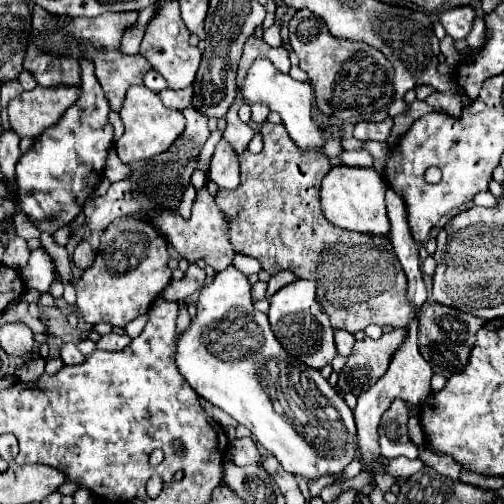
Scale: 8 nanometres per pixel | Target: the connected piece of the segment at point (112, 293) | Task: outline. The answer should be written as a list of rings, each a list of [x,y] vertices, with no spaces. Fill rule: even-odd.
[[[124,218],[110,224],[110,228],[106,228],[100,236],[94,266],[88,268],[76,282],[76,306],[82,320],[92,326],[106,322],[122,328],[130,320],[142,316],[152,300],[160,296],[172,280],[166,248],[168,244],[164,236],[142,218]]]

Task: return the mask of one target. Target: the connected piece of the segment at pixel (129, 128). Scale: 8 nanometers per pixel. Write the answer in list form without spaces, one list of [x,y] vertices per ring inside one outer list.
[[[142,84],[128,88],[126,100],[120,110],[120,118],[124,124],[124,134],[116,142],[116,150],[118,150],[118,156],[124,164],[128,164],[132,160],[148,160],[148,158],[168,150],[168,146],[182,134],[182,130],[186,126],[186,120],[180,110],[166,108],[158,100],[158,94],[154,94],[152,90],[148,90]]]

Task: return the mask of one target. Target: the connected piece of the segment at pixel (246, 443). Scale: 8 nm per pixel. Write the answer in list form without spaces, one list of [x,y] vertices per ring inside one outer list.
[[[236,438],[228,446],[228,454],[232,456],[232,462],[238,466],[248,466],[248,464],[258,464],[260,462],[260,452],[258,444],[252,438]]]

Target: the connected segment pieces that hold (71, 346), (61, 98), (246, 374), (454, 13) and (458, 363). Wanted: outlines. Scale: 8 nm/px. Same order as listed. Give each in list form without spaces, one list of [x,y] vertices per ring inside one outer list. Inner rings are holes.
[[[68,342],[62,346],[62,352],[60,352],[64,364],[82,364],[86,360],[86,356],[76,348],[74,342]]]
[[[56,86],[56,88],[34,88],[22,92],[8,104],[10,130],[20,138],[36,138],[48,126],[56,124],[62,112],[78,98],[78,86]]]
[[[228,266],[226,270],[216,272],[216,278],[200,290],[196,316],[176,340],[178,372],[200,398],[230,414],[238,424],[246,426],[258,444],[262,444],[268,454],[278,458],[286,472],[300,474],[308,480],[316,480],[326,474],[336,476],[352,462],[358,448],[352,410],[316,368],[310,368],[282,348],[270,328],[268,316],[254,310],[250,288],[248,278],[234,266]]]
[[[462,6],[462,8],[450,8],[442,14],[440,22],[442,26],[446,28],[446,32],[454,38],[454,40],[460,40],[460,38],[466,38],[472,30],[472,22],[476,18],[476,12],[472,6]]]
[[[426,302],[420,308],[420,326],[418,326],[420,354],[426,358],[426,362],[430,364],[430,368],[436,374],[450,376],[454,372],[460,372],[468,364],[470,348],[474,346],[474,336],[476,336],[478,328],[482,328],[482,324],[484,324],[482,318],[476,318],[462,310]]]

